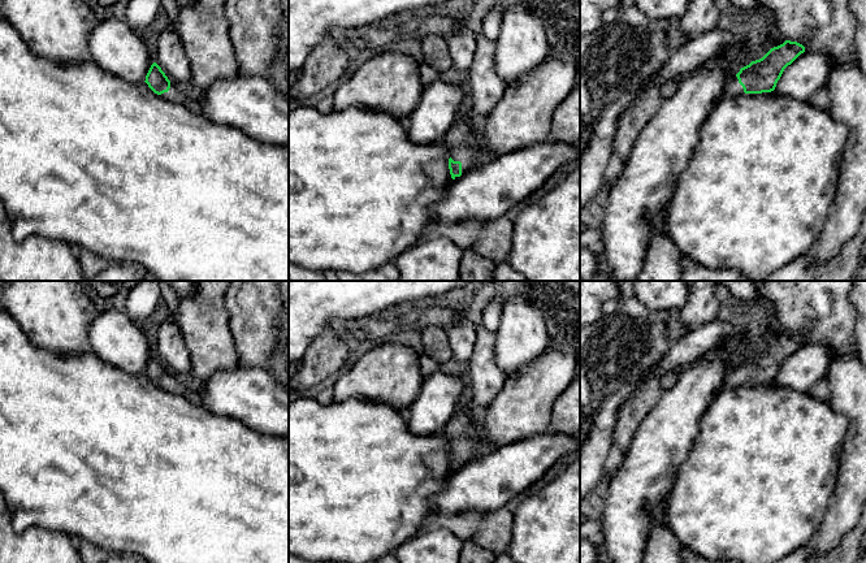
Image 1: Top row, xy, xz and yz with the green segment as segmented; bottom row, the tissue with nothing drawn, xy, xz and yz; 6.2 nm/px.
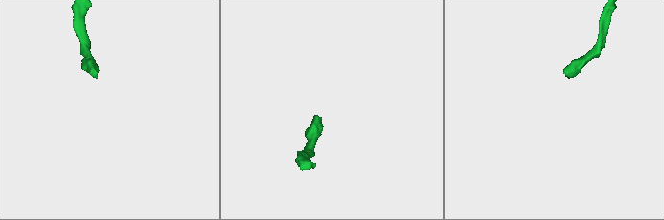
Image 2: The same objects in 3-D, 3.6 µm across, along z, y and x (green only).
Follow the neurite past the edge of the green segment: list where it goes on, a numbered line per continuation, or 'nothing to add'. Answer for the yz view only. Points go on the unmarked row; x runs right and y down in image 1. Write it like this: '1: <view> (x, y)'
1: yz (732, 379)

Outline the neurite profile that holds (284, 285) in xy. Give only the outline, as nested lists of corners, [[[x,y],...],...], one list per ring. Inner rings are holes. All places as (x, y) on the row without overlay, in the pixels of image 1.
[[[280,281],[278,295],[282,303],[282,308],[278,316],[278,326],[281,333],[282,346],[289,346],[289,281]]]

